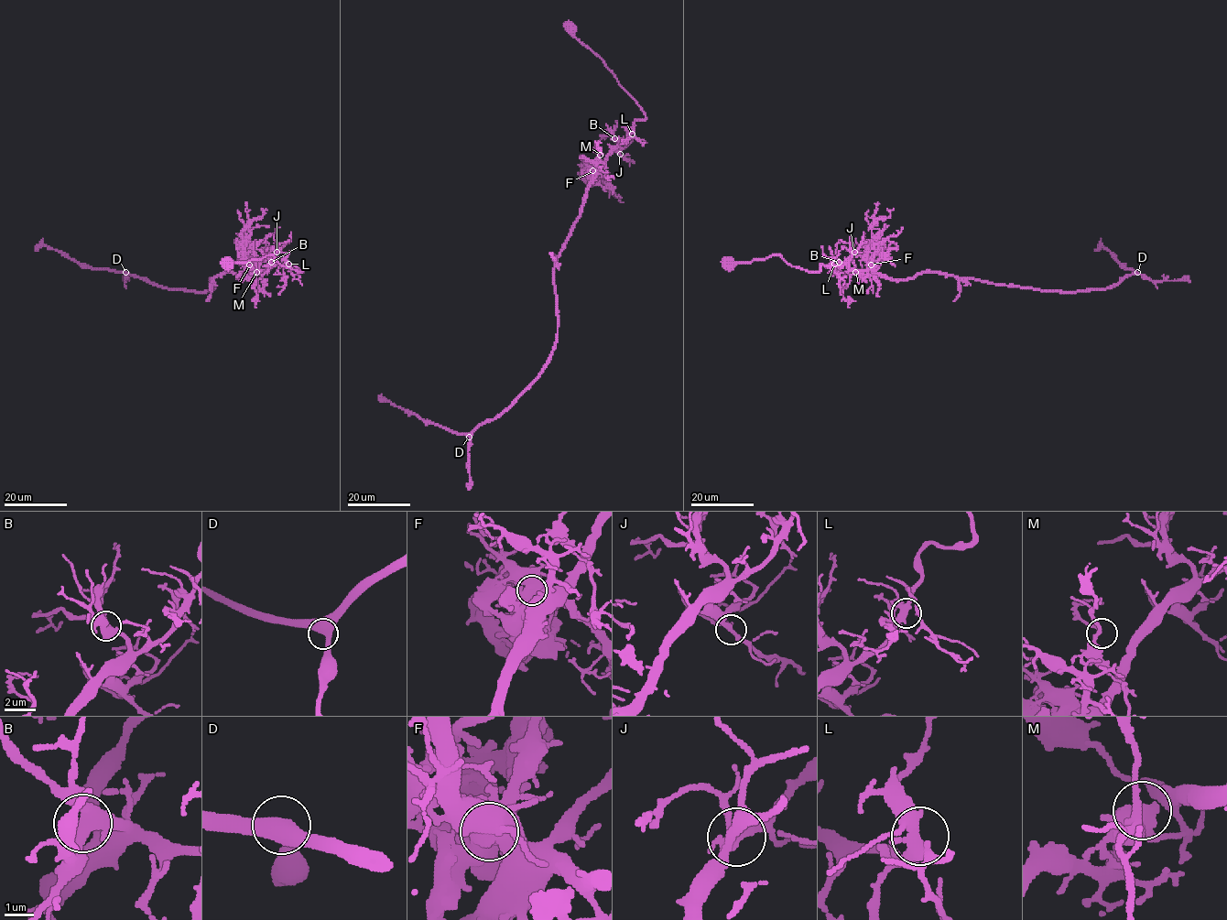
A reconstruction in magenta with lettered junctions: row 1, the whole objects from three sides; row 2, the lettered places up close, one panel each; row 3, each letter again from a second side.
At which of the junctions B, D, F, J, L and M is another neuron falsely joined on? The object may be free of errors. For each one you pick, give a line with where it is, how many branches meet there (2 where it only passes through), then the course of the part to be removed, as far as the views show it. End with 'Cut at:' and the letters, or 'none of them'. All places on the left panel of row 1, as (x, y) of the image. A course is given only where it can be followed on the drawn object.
F: place (249, 265); branches 3; course (250, 265), (252, 246), (244, 238), (247, 231)
Cut at: F

